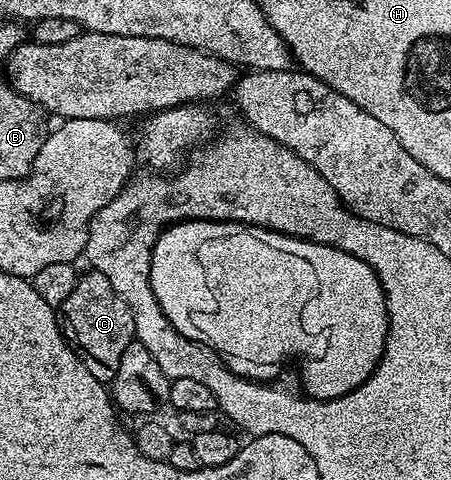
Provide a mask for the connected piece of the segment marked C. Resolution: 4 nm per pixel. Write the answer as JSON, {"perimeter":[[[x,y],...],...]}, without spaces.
{"perimeter":[[[87,269],[80,274],[73,293],[69,293],[63,302],[61,326],[67,344],[75,350],[89,373],[93,373],[100,383],[110,384],[117,373],[117,365],[121,365],[121,353],[125,353],[135,339],[135,326],[129,305],[121,301],[117,289],[109,285],[109,277],[105,277],[105,273]]]}

